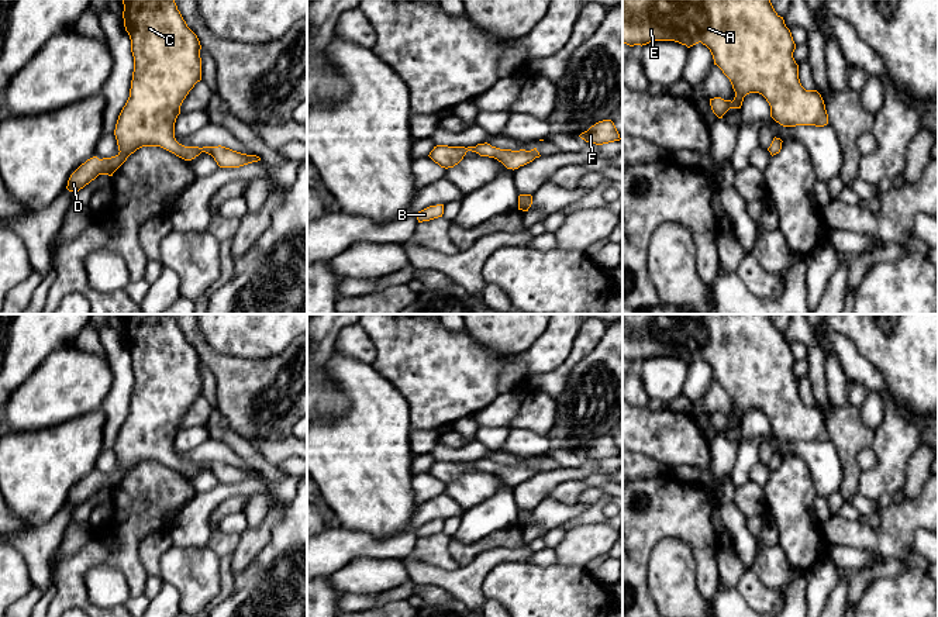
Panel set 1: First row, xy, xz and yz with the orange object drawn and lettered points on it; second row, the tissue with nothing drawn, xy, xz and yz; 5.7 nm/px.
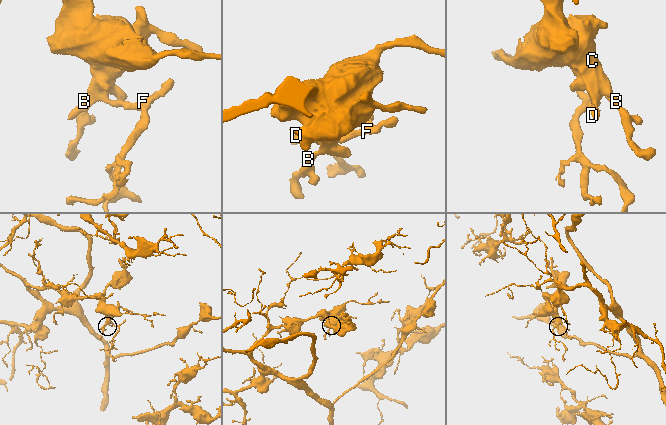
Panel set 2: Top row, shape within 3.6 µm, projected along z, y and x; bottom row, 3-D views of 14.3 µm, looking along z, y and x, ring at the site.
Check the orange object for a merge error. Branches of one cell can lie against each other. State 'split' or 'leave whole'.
split

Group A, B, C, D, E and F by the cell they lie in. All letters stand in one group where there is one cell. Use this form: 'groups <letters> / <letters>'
groups A B C D E / F

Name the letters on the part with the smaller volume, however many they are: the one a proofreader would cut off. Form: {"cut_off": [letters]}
{"cut_off": ["F"]}

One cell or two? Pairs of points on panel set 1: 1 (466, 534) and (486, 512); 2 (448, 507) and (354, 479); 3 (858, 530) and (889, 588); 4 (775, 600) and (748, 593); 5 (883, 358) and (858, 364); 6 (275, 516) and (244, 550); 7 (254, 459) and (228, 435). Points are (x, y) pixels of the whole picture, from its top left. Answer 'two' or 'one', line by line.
1: one
2: two
3: two
4: one
5: two
6: one
7: one

